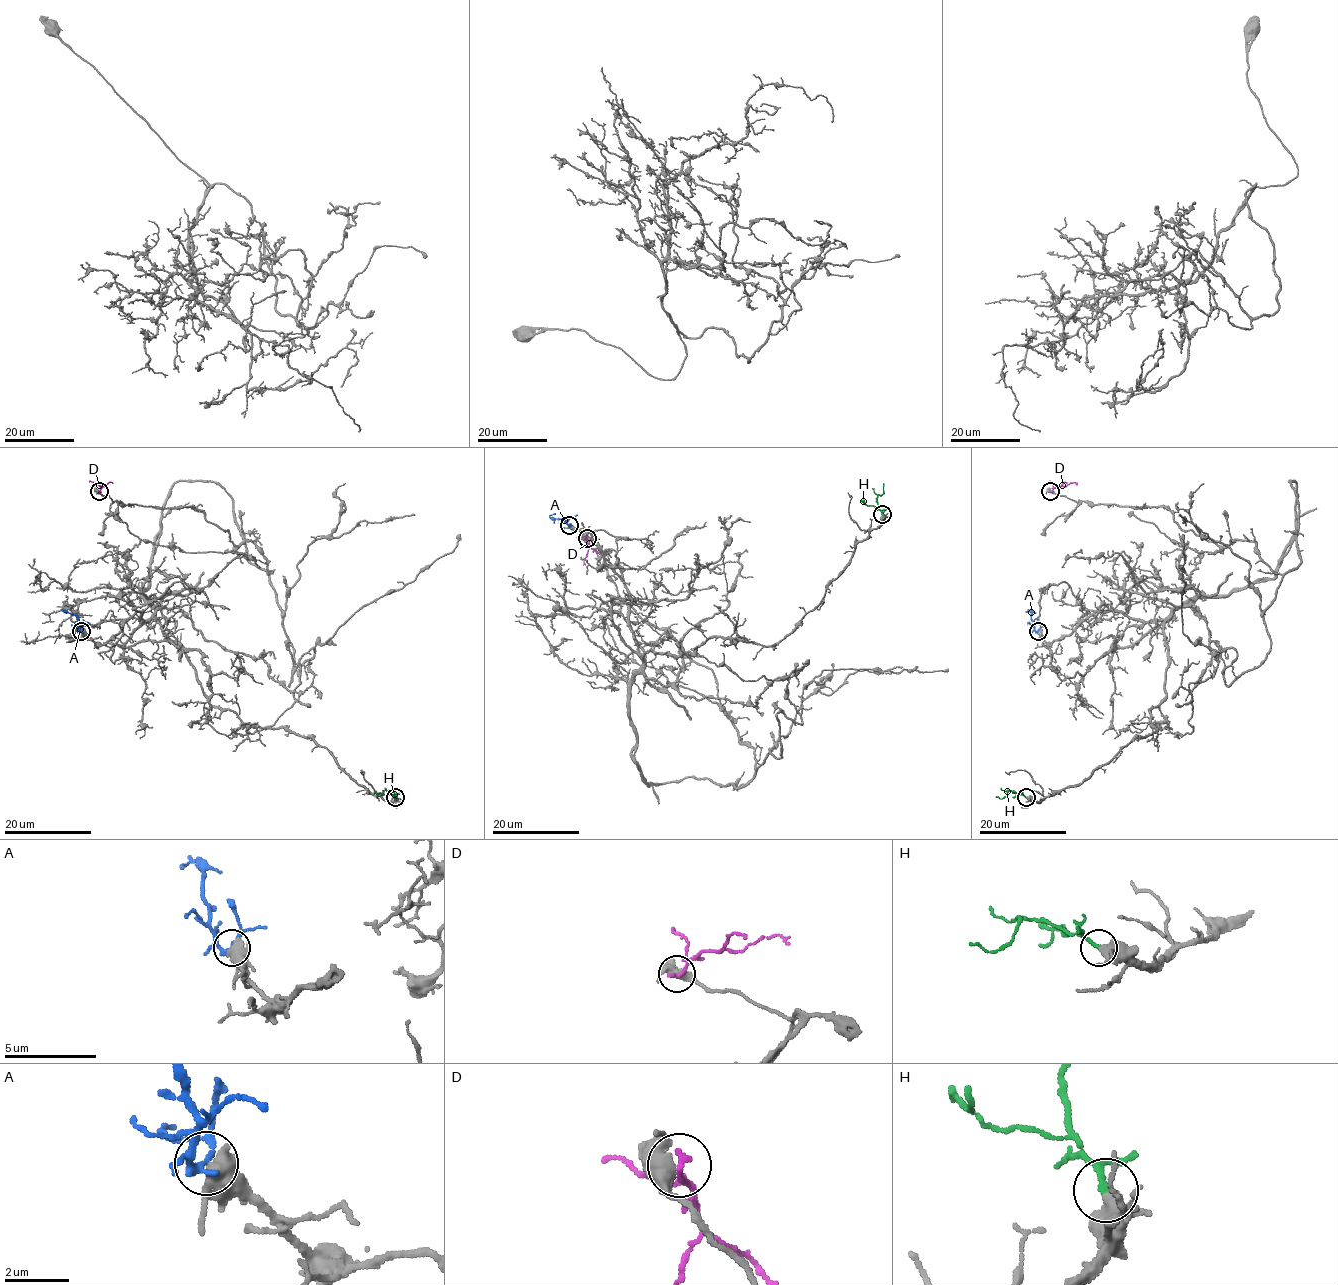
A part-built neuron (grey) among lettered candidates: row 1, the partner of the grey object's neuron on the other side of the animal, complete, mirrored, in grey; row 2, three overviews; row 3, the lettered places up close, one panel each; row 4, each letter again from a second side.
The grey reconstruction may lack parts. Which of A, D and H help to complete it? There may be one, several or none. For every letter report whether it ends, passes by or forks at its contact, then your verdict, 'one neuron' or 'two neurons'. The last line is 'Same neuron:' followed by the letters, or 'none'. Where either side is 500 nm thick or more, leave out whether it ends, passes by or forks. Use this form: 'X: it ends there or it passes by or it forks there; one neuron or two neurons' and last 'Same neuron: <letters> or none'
A: it forks there; two neurons
D: it passes by; two neurons
H: it passes by; one neuron
Same neuron: H

